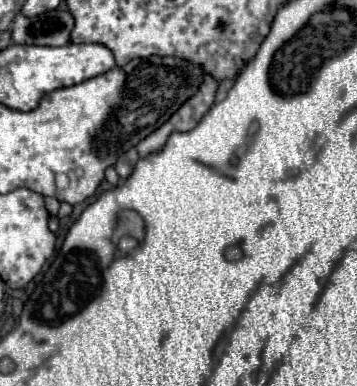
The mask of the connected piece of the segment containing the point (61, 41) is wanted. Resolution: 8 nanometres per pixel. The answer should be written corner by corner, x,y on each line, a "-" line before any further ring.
52,10
38,18
26,18
18,14
12,24
14,44
26,46
64,46
70,42
74,18
68,10

